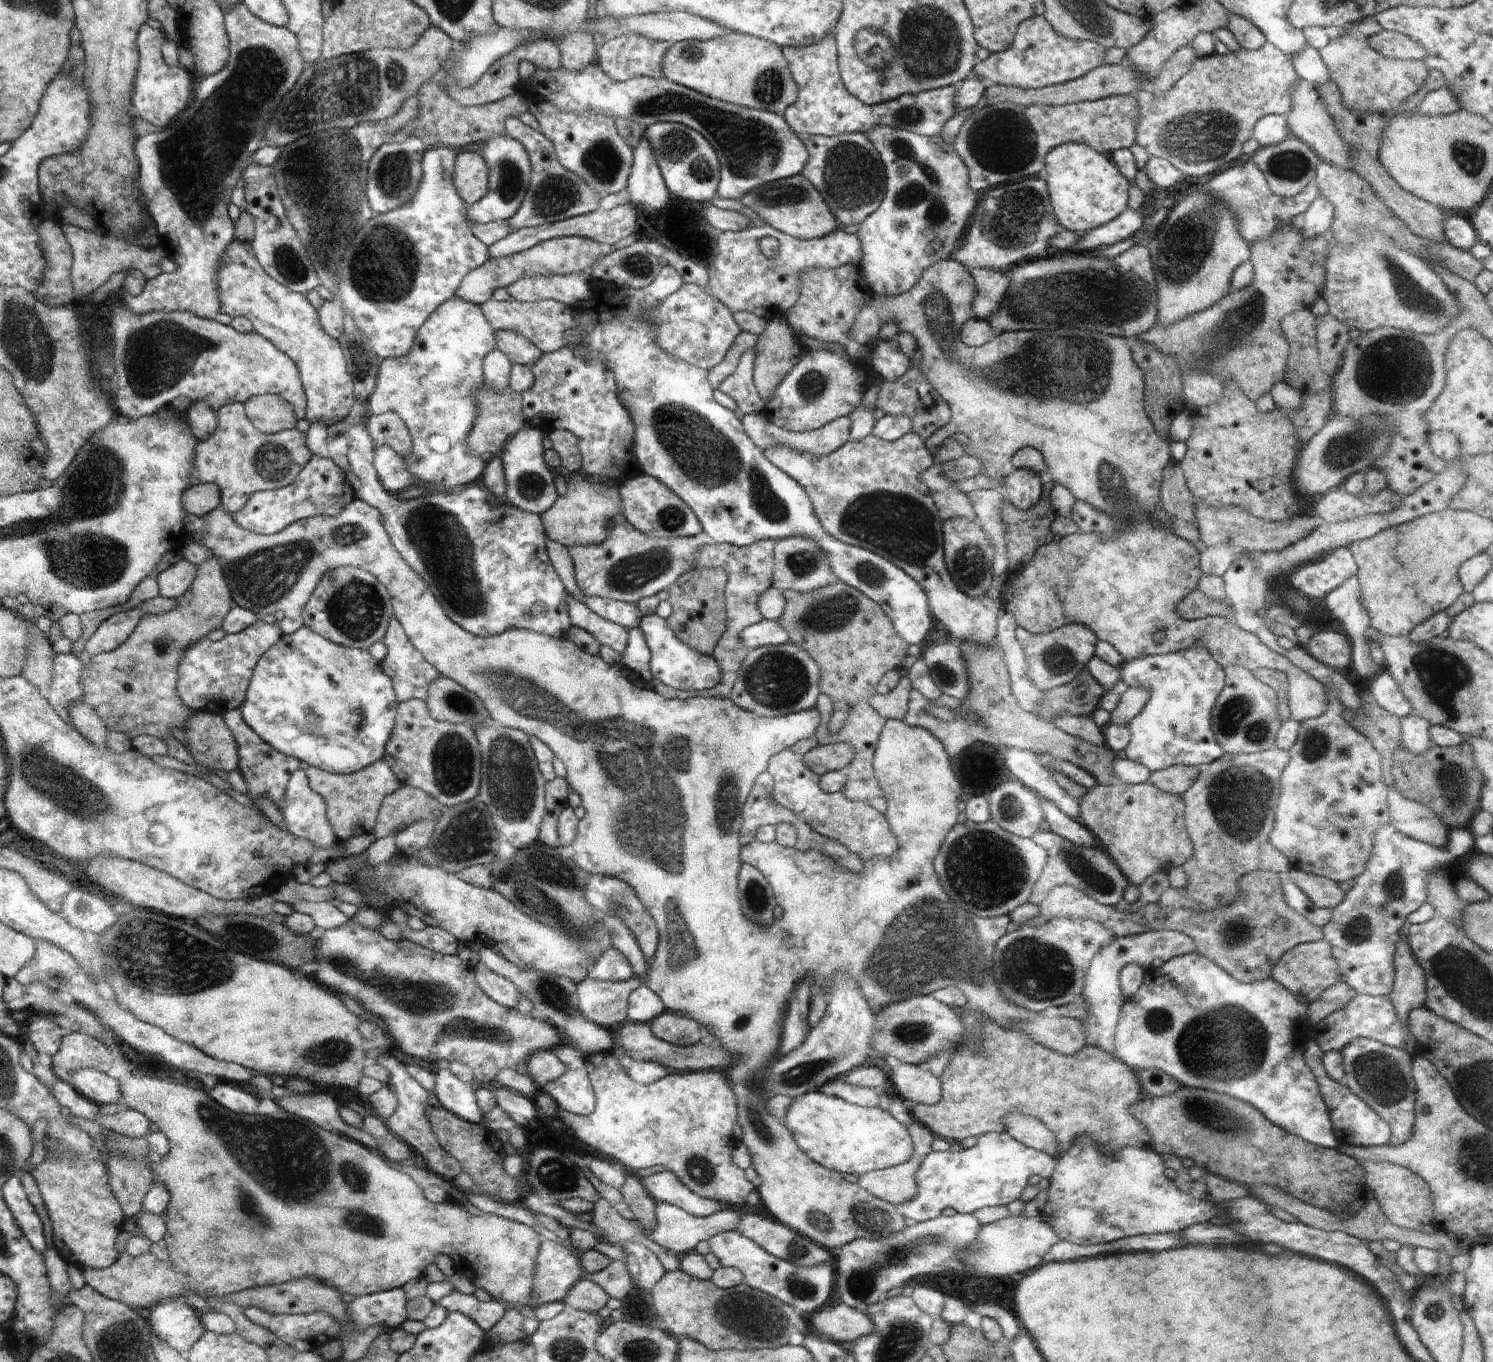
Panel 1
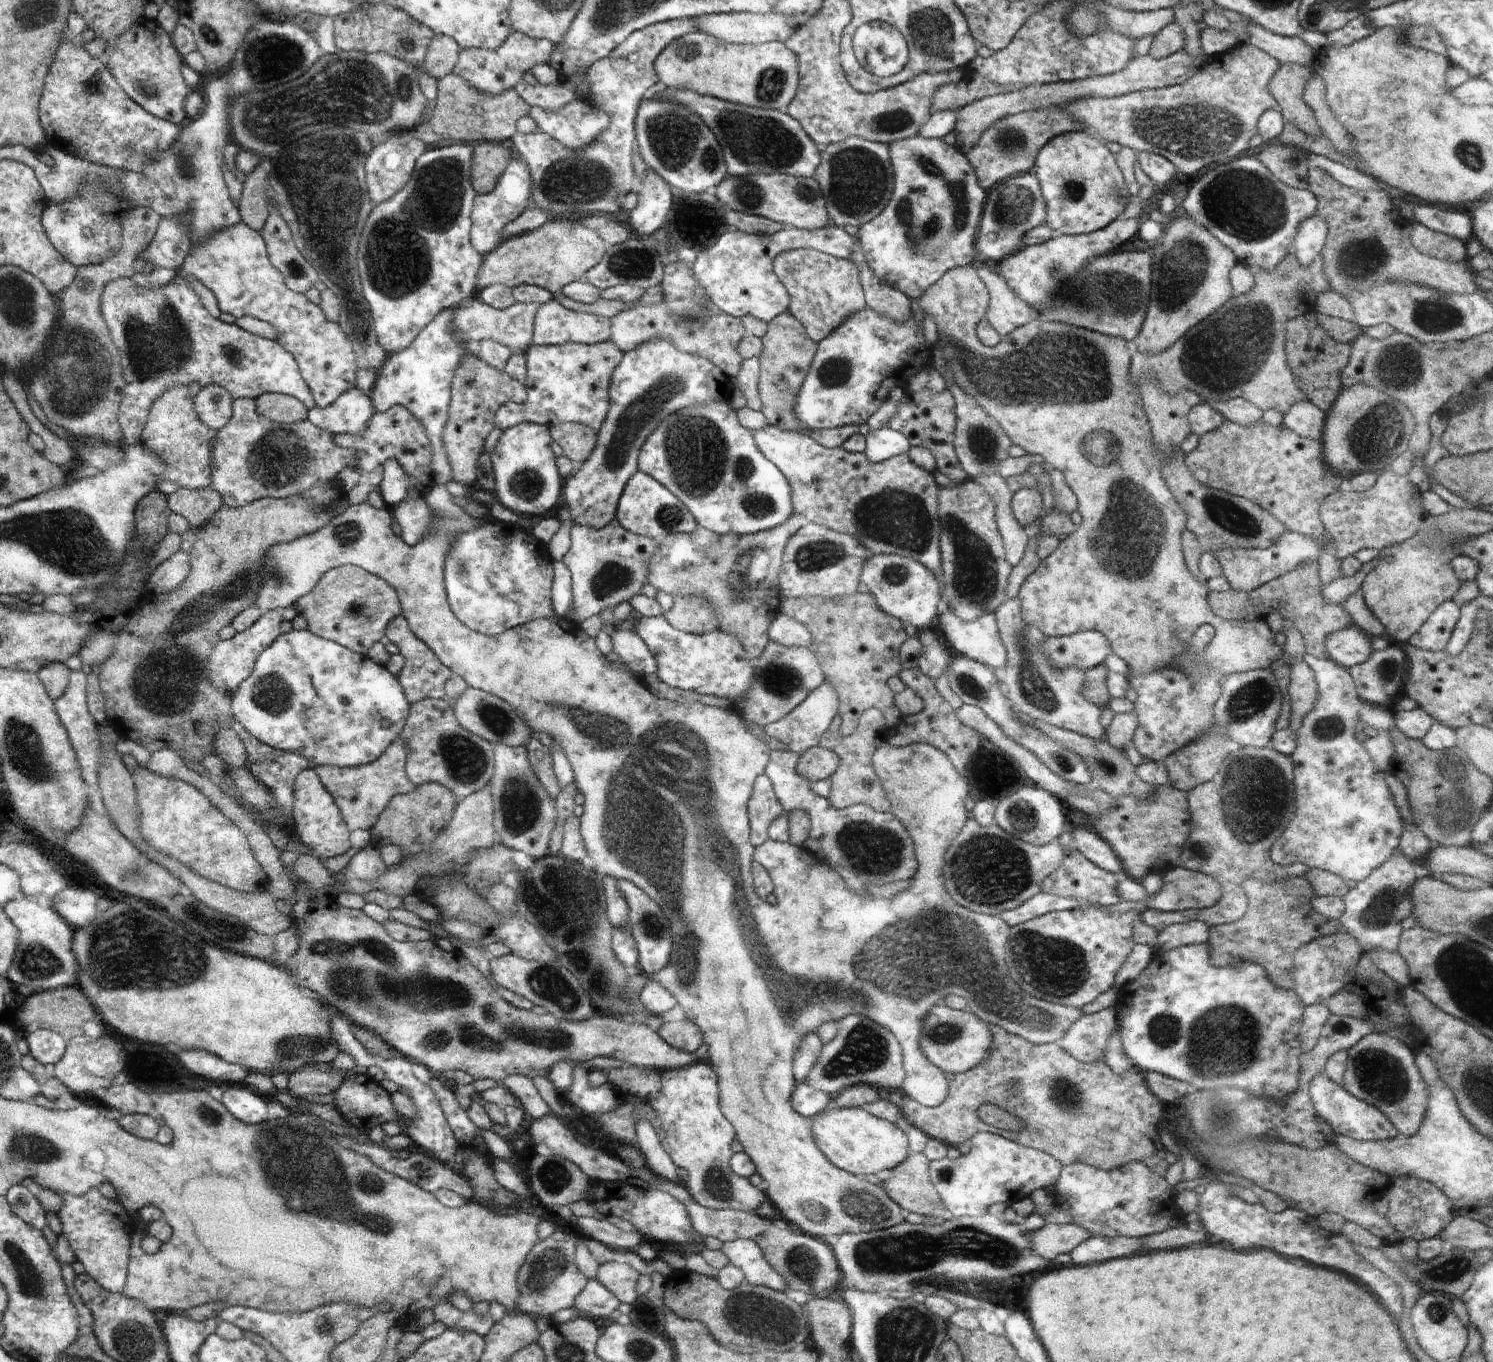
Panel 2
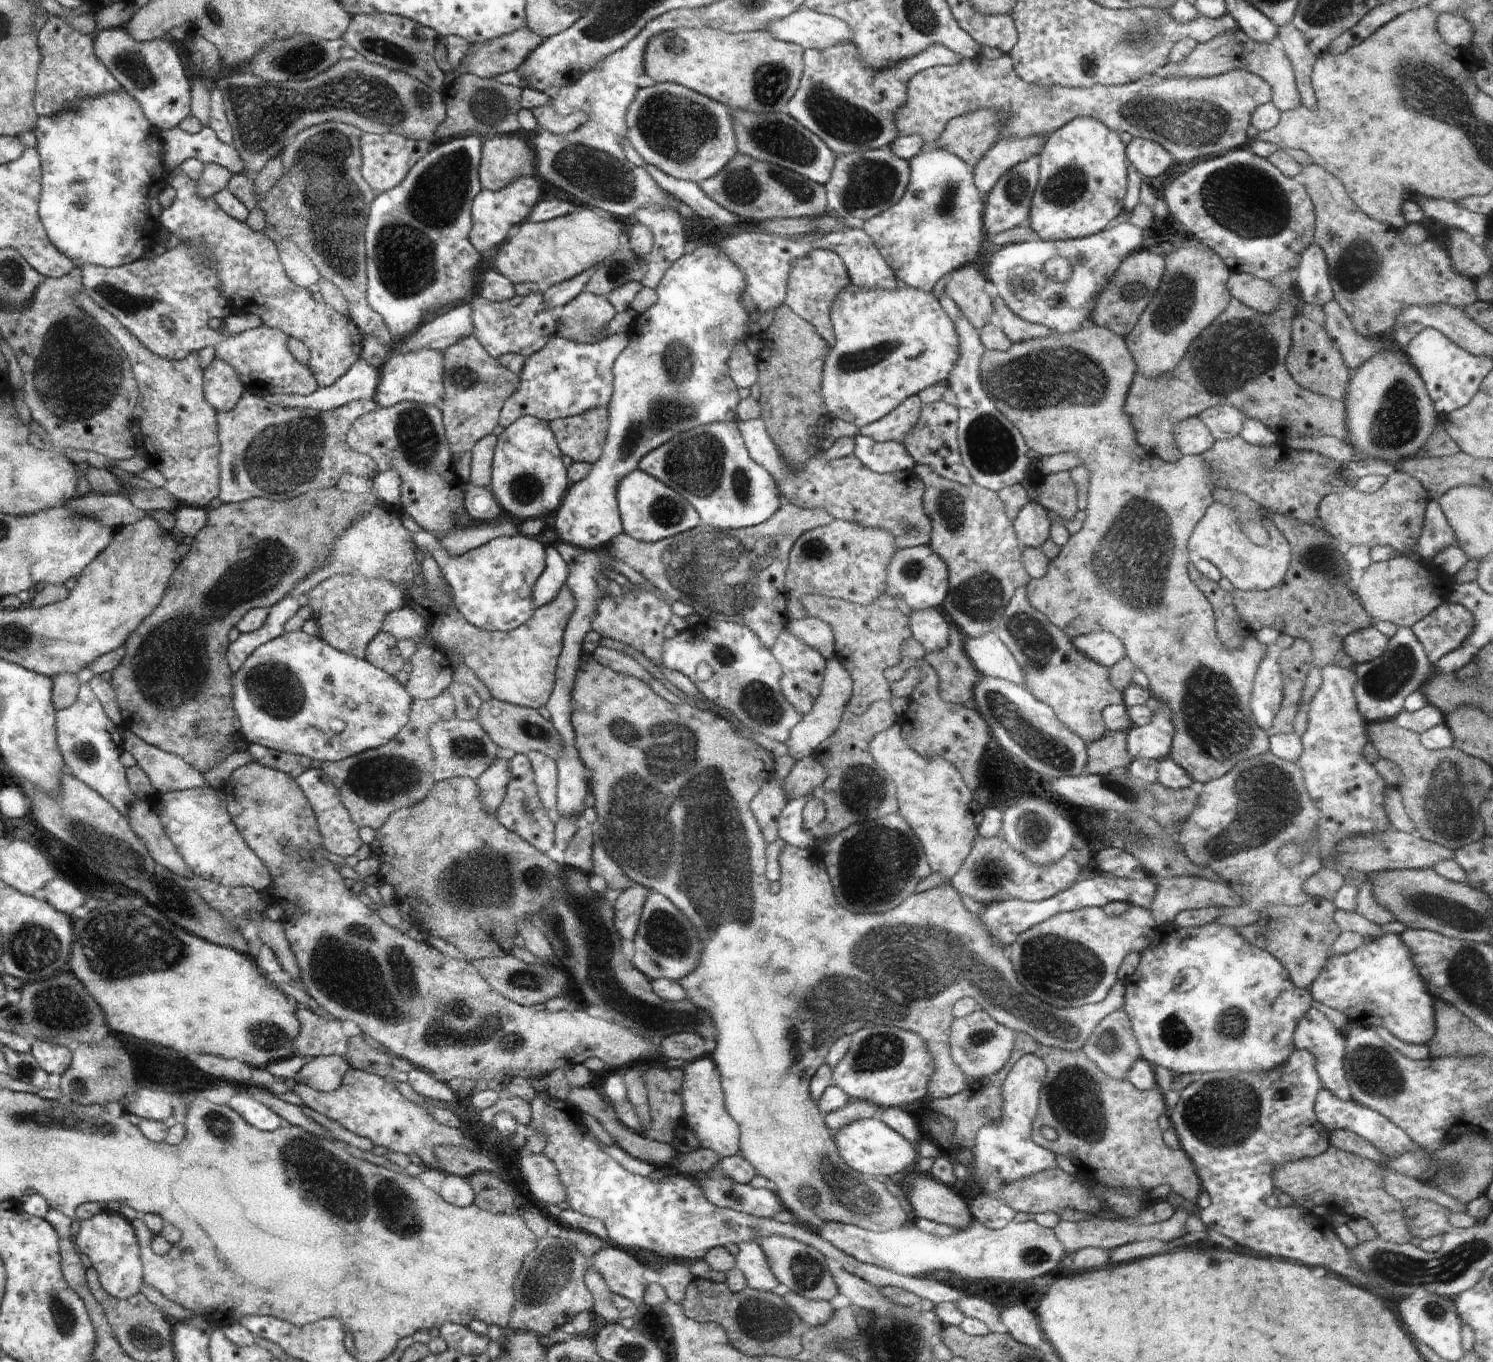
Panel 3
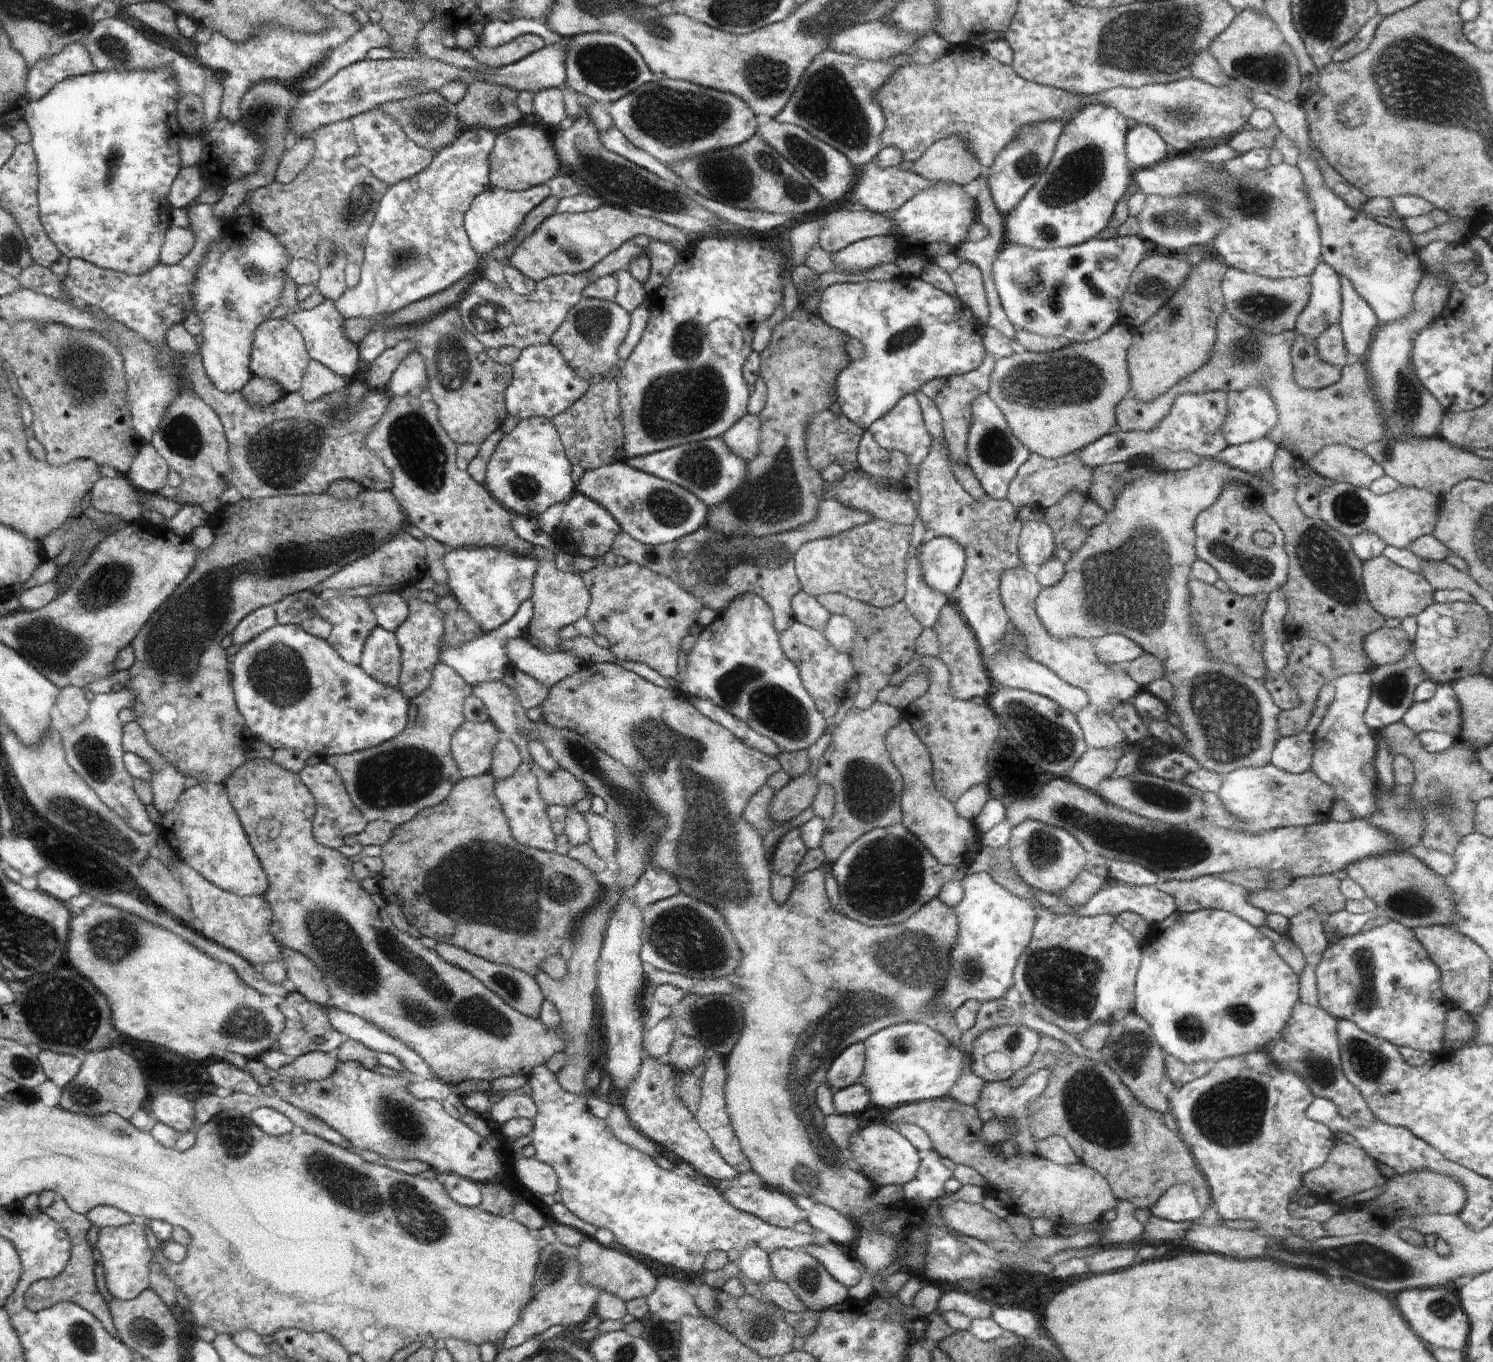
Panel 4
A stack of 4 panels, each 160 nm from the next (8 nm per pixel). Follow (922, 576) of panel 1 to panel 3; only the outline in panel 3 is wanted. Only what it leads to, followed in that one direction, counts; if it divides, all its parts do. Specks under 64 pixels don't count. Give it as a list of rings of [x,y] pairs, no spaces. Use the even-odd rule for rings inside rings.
[[[750,419],[736,421],[738,428],[746,442],[747,450],[751,458],[763,466],[774,476],[775,482],[779,483],[779,490],[783,501],[805,509],[824,509],[836,519],[842,519],[863,527],[880,527],[889,530],[896,539],[897,548],[902,549],[904,545],[930,545],[932,525],[930,517],[923,507],[923,496],[925,486],[914,474],[913,468],[905,471],[896,471],[892,474],[875,473],[865,467],[856,455],[848,455],[837,461],[828,461],[825,452],[820,448],[803,464],[802,467],[792,467],[787,462],[786,456],[778,452],[777,446],[770,439],[762,419]],[[994,631],[975,639],[965,638],[965,653],[978,674],[1024,686],[1025,678],[1021,666]]]

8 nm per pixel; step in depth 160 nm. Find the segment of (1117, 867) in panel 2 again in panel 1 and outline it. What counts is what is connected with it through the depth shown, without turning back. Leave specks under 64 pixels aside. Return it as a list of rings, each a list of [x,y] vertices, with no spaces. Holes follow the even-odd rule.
[[[1042,798],[1042,806],[1044,806],[1044,812],[1046,812],[1046,822],[1050,824],[1050,828],[1052,828],[1056,834],[1064,836],[1064,838],[1070,840],[1074,846],[1084,846],[1084,848],[1096,846],[1092,834],[1090,834],[1084,826],[1080,826],[1076,820],[1068,818],[1066,814],[1062,814],[1052,802],[1048,802],[1048,800]]]

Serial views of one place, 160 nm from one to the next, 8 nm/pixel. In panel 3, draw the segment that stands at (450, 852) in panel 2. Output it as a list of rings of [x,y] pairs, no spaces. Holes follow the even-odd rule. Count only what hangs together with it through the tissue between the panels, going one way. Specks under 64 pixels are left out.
[[[496,758],[496,762],[475,781],[479,786],[481,805],[487,811],[496,810],[511,781],[510,760]]]

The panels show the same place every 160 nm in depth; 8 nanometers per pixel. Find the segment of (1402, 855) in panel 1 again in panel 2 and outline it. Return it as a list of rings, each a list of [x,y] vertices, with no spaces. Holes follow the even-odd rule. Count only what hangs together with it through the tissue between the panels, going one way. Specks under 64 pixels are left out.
[[[1396,856],[1372,870],[1368,878],[1358,881],[1358,884],[1344,896],[1342,900],[1345,910],[1337,924],[1340,931],[1356,940],[1356,946],[1360,946],[1360,958],[1371,959],[1368,954],[1374,950],[1394,950],[1396,953],[1396,944],[1403,930],[1400,922],[1411,917],[1410,890],[1418,879],[1412,862],[1404,856]]]

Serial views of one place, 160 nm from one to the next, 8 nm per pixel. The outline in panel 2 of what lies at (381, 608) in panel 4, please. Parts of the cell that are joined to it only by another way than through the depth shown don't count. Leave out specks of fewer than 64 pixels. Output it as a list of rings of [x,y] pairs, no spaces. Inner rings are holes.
[[[400,615],[394,618],[386,630],[385,637],[398,647],[398,654],[404,658],[404,664],[395,677],[399,680],[403,691],[406,692],[407,702],[414,704],[414,702],[424,701],[424,698],[446,699],[446,683],[451,679],[453,673],[450,668],[440,662],[435,652],[426,643],[417,638],[411,627],[408,626],[407,619]]]

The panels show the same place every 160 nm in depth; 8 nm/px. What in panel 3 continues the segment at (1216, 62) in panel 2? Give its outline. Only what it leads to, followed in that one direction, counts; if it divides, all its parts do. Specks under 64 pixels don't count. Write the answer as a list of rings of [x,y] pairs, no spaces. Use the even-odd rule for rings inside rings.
[[[1002,54],[997,59],[987,59],[979,55],[961,57],[959,63],[932,67],[915,74],[908,85],[907,101],[899,108],[895,120],[898,136],[917,134],[922,137],[925,144],[935,141],[944,132],[947,122],[952,118],[978,109],[995,109],[1011,113],[1011,117],[1001,128],[1000,138],[1009,135],[1015,135],[1020,139],[1041,135],[1048,137],[1076,117],[1090,117],[1103,122],[1109,129],[1118,133],[1128,132],[1133,138],[1158,142],[1178,162],[1194,162],[1200,158],[1220,156],[1220,154],[1226,154],[1228,150],[1246,146],[1250,140],[1246,130],[1251,125],[1252,113],[1259,106],[1270,103],[1272,100],[1271,86],[1267,82],[1255,74],[1240,69],[1232,69],[1227,73],[1211,77],[1179,76],[1173,79],[1163,79],[1154,74],[1123,85],[1096,83],[1087,89],[1081,89],[1060,85],[1045,86],[1038,81],[1023,80],[1016,74],[1008,55]]]

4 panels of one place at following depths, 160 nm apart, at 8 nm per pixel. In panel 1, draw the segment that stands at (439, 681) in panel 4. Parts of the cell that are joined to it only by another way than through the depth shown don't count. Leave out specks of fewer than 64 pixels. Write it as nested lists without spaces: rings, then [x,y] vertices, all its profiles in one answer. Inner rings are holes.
[[[384,758],[349,775],[331,773],[318,767],[309,767],[305,773],[310,779],[312,790],[319,792],[327,801],[327,817],[342,842],[350,840],[352,836],[374,833],[382,802],[404,785],[390,762]]]

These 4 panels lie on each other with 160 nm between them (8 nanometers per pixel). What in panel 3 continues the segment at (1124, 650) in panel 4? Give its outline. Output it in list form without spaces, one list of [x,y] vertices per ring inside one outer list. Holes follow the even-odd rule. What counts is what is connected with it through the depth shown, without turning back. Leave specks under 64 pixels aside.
[[[1094,632],[1088,636],[1074,638],[1073,645],[1080,652],[1084,652],[1088,658],[1092,658],[1094,662],[1106,668],[1110,668],[1112,664],[1120,662],[1126,656],[1122,642],[1114,634],[1108,634],[1108,632]]]

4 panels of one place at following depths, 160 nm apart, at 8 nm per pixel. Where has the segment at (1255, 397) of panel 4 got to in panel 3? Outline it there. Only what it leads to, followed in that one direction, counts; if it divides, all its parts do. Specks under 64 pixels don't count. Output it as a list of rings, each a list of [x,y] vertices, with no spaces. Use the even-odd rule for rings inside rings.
[[[1234,405],[1212,406],[1198,416],[1210,428],[1216,441],[1228,440],[1238,436],[1238,432],[1243,426],[1242,422],[1247,418],[1245,412]]]

